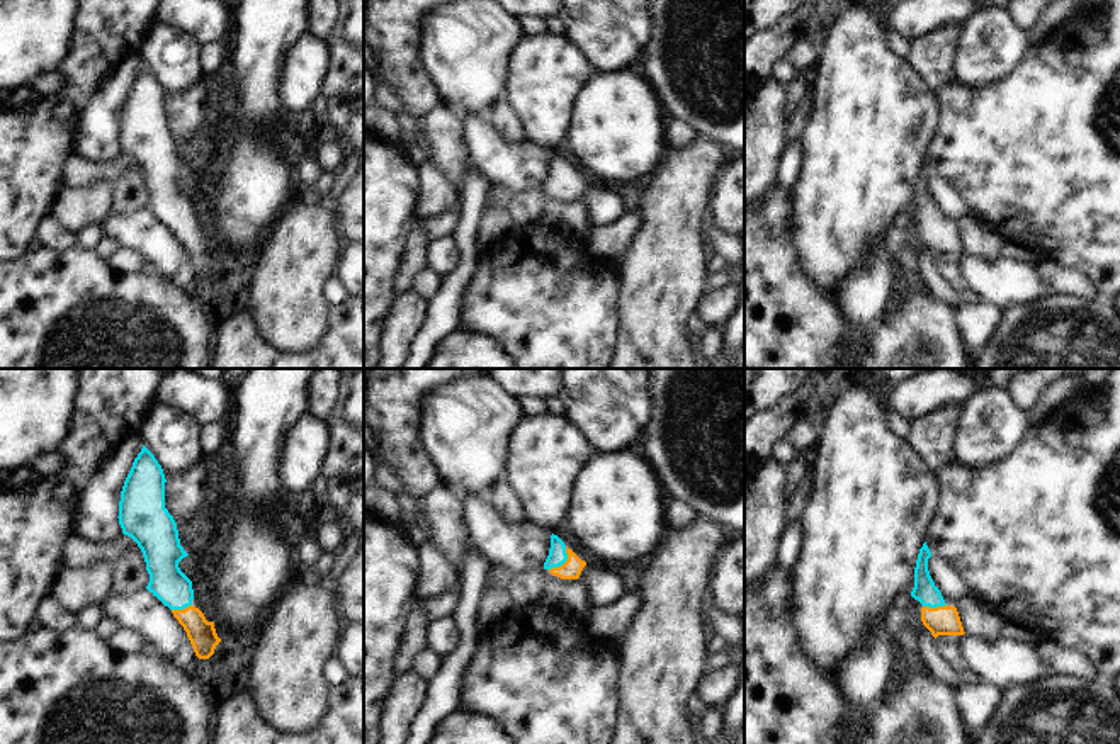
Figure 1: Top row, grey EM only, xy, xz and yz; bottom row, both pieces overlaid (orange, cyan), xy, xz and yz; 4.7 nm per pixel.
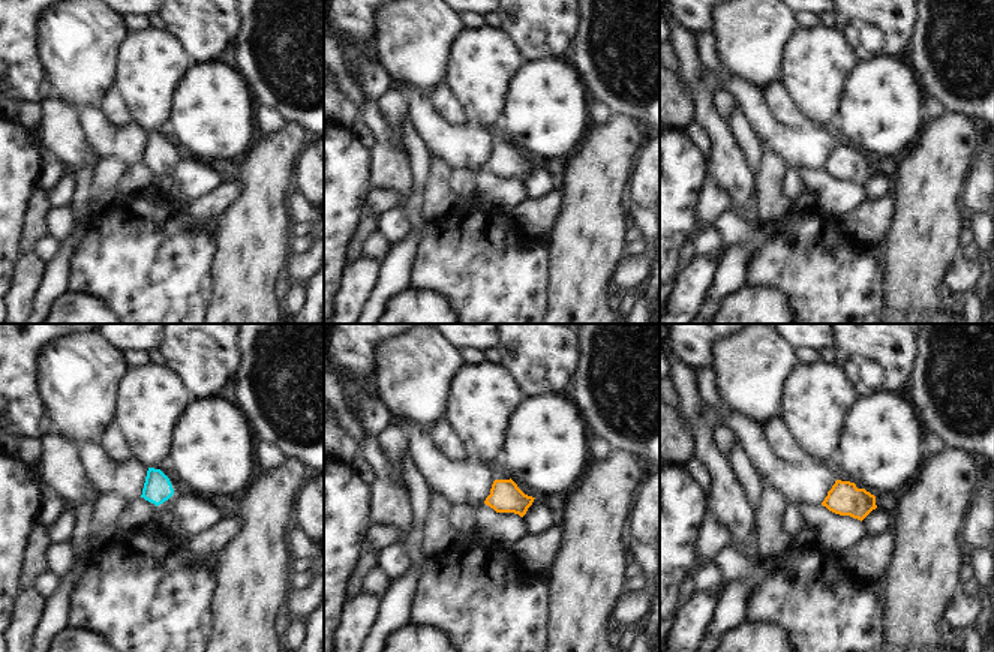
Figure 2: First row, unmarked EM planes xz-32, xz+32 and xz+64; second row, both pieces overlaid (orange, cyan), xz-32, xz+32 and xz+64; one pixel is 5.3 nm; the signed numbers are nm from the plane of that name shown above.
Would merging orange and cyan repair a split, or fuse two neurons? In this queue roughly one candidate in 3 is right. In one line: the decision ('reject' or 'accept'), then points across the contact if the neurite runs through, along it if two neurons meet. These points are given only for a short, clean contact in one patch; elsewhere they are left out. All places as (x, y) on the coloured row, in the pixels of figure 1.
accept; way xz (571, 569), (565, 563), (558, 556)

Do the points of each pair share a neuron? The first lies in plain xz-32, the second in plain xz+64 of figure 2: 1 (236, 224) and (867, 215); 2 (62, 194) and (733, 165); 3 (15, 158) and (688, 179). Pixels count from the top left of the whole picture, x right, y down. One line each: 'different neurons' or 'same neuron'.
1: different neurons
2: different neurons
3: same neuron

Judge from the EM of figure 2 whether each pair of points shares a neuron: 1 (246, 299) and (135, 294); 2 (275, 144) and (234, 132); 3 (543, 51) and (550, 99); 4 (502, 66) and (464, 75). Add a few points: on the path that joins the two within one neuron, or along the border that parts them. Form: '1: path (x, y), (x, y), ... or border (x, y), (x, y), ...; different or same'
1: border (213, 263), (210, 272), (212, 294), (206, 308); different
2: border (258, 134), (245, 153); different
3: border (558, 57), (534, 59), (526, 63); different
4: path (494, 66), (483, 66), (473, 74); same

